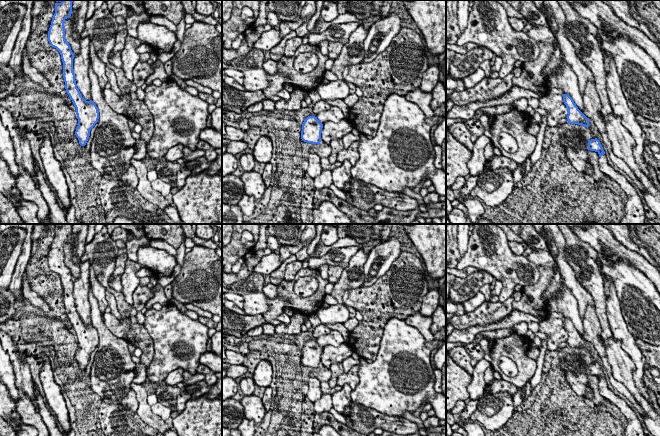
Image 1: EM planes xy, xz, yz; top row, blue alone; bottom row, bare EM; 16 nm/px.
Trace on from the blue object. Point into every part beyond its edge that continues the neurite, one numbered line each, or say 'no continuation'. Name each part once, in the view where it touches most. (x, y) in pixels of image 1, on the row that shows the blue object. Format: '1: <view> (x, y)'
1: yz (634, 210)

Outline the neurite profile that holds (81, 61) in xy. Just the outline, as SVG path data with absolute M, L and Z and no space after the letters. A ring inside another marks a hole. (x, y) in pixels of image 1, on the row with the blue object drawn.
M77 17L74 20L72 27L72 35L80 44L80 50L78 54L74 54L73 59L73 72L75 74L75 80L77 88L79 89L82 97L86 101L91 100L91 81L89 79L89 65L90 65L90 38L81 38L76 30Z

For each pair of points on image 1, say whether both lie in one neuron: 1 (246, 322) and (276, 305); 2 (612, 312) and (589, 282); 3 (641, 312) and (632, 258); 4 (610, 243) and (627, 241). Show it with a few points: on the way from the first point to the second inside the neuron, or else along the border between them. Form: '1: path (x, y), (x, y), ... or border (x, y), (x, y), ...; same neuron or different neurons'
1: path (254, 320), (265, 318), (270, 313); same neuron
2: border (605, 295), (606, 317), (610, 326); different neurons
3: border (610, 260), (627, 260), (649, 280); different neurons
4: border (612, 234), (625, 246), (637, 251), (641, 255); different neurons

